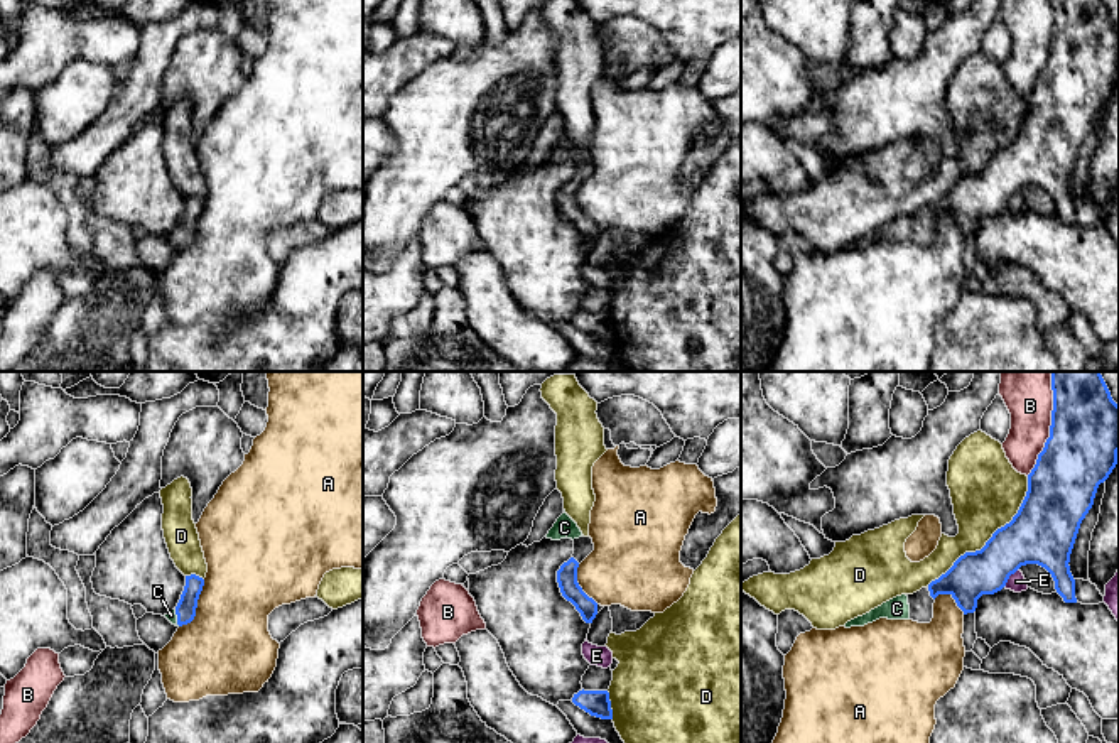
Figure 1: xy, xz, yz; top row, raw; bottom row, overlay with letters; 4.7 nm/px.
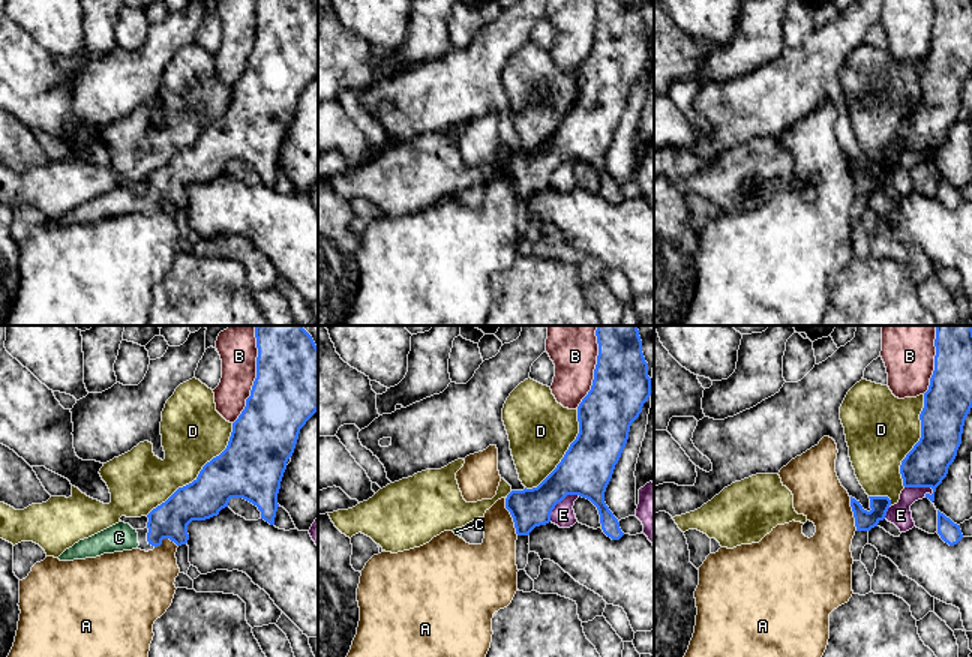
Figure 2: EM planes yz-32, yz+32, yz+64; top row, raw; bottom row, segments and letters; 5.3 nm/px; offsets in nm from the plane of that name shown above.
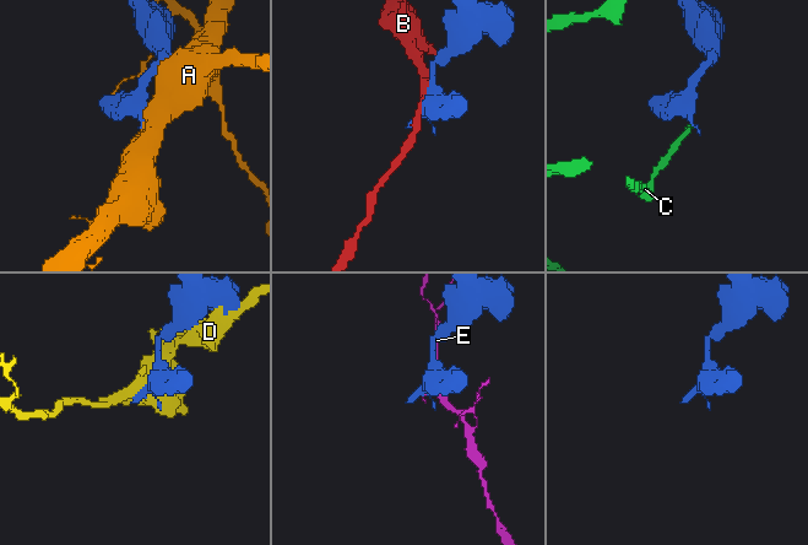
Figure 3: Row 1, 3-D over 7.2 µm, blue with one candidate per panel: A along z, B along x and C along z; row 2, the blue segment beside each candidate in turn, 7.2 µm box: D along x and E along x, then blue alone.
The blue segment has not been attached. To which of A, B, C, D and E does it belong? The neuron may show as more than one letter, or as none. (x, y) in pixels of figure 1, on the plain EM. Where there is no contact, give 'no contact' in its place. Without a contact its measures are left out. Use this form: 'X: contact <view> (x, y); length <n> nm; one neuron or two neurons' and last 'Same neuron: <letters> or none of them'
A: contact xy (196, 228); length 260 nm; two neurons
B: contact yz (1050, 49); length 480 nm; two neurons
C: contact xy (178, 240); length 80 nm; one neuron
D: contact yz (991, 159); length 700 nm; two neurons
E: contact yz (1008, 200); length 120 nm; two neurons
Same neuron: C

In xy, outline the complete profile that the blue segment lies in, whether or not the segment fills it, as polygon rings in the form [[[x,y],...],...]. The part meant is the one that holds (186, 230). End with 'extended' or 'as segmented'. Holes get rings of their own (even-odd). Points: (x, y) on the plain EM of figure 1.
[[[196,196],[186,198],[186,208],[177,228],[164,238],[176,248],[191,245],[196,238],[197,221],[203,213],[203,208],[203,199]]]; extended

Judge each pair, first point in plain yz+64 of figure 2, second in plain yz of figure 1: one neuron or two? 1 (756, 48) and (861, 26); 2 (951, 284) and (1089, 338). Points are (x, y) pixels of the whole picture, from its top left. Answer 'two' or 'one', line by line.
1: one
2: one

